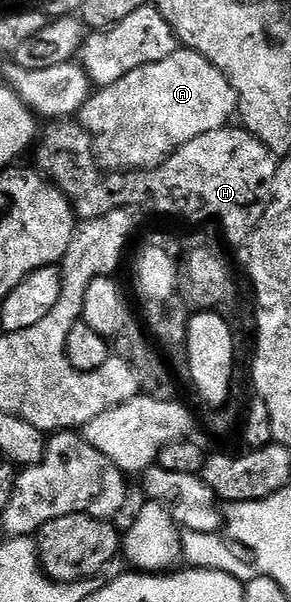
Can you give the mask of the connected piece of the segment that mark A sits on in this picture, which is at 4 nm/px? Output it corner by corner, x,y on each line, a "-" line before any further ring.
180,48
176,52
172,52
172,56
168,56
168,60
156,60
156,64
144,64
140,68
136,68
132,72
128,72
128,76
124,76
115,86
103,86
91,93
90,99
84,104
80,115
80,124
90,133
91,139
96,147
96,153
100,159
101,165
107,171
133,172
135,170
156,170
159,166
163,166
176,151
184,144
188,144
197,137
204,136
208,132
216,132
223,129
227,125
226,122
231,117
235,117
238,109
238,93
234,90
226,74
220,68
213,66
212,63
204,56
200,56
191,50

